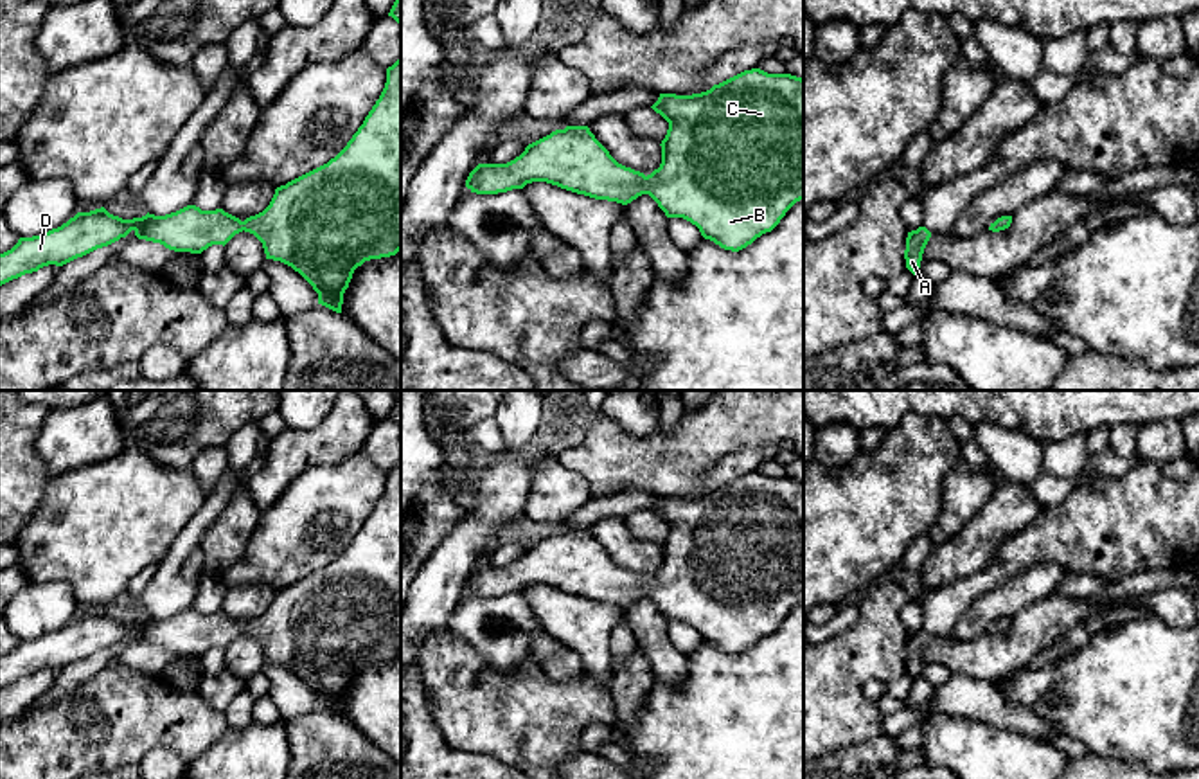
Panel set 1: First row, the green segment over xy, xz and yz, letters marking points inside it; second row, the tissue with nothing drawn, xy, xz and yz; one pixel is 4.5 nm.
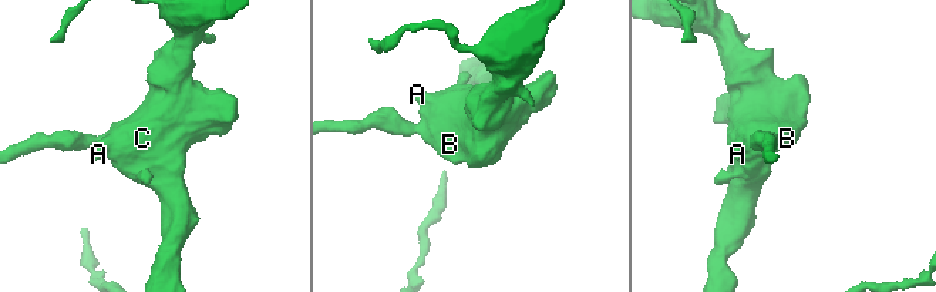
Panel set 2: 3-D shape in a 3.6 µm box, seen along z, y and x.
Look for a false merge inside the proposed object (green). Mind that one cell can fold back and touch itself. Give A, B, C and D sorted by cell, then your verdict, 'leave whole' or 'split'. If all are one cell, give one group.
A B C D | leave whole

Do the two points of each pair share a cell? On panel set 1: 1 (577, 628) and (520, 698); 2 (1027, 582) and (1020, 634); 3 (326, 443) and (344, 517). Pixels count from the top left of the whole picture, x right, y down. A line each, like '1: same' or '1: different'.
1: different
2: different
3: different

